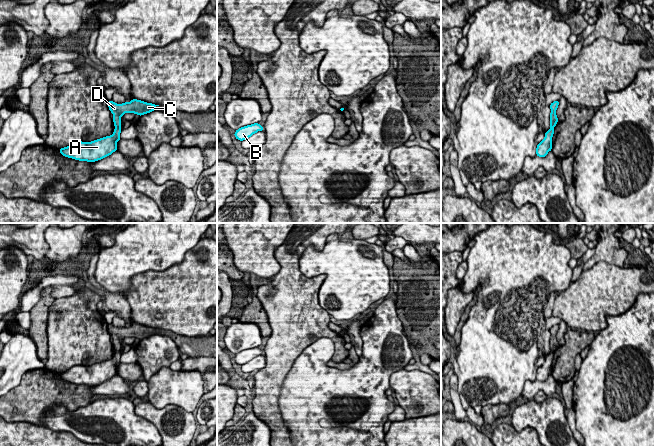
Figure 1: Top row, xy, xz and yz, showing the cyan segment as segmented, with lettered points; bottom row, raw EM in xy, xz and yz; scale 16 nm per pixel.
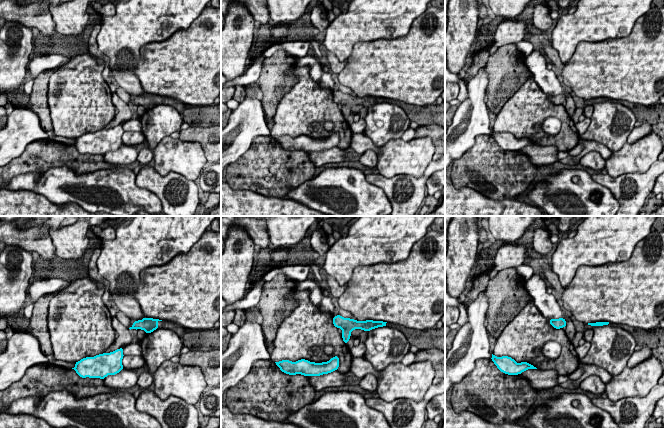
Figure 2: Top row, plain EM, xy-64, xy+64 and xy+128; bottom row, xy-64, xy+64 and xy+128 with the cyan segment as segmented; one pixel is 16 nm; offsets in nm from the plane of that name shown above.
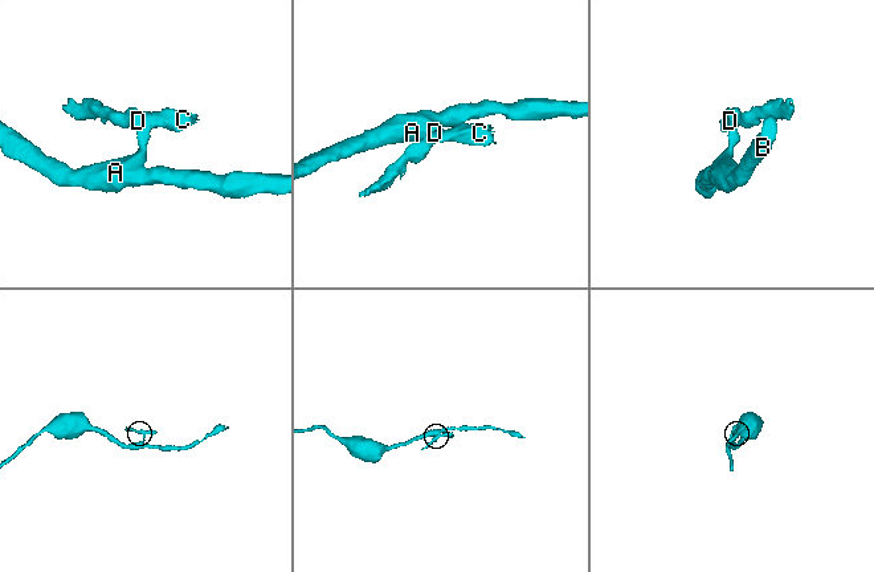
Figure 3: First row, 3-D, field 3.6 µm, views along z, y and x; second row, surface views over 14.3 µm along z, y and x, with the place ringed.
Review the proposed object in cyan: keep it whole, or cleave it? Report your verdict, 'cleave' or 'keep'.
cleave

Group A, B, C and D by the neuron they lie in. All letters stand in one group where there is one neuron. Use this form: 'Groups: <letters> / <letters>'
Groups: A B / C D

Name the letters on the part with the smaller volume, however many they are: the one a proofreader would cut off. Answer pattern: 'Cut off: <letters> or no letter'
Cut off: C, D

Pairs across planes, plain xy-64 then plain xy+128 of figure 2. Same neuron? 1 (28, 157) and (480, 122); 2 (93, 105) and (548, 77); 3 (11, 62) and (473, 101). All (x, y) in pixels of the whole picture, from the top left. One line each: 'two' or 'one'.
1: two
2: two
3: two

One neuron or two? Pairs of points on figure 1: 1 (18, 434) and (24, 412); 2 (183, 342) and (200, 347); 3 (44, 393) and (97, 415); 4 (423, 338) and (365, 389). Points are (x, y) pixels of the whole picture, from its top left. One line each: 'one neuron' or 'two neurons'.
1: two neurons
2: one neuron
3: two neurons
4: two neurons

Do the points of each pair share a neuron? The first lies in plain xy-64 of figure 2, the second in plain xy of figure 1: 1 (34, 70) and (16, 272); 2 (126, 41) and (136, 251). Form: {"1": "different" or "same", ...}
{"1": "different", "2": "same"}

